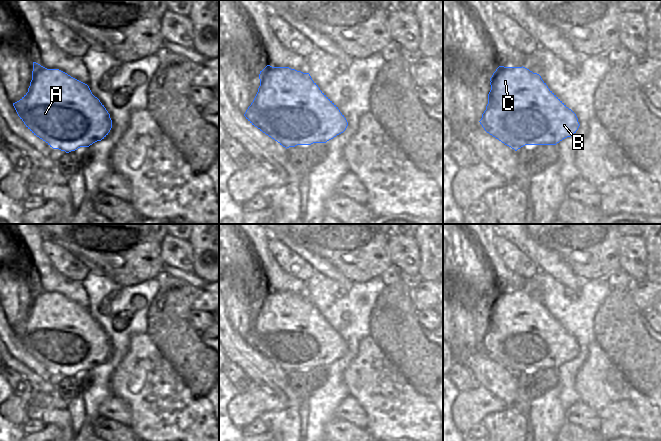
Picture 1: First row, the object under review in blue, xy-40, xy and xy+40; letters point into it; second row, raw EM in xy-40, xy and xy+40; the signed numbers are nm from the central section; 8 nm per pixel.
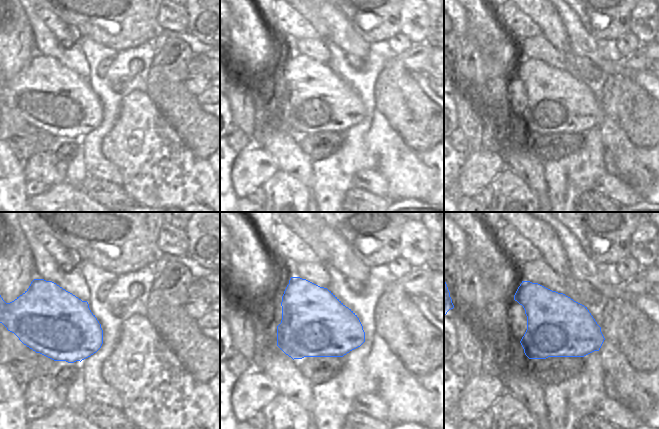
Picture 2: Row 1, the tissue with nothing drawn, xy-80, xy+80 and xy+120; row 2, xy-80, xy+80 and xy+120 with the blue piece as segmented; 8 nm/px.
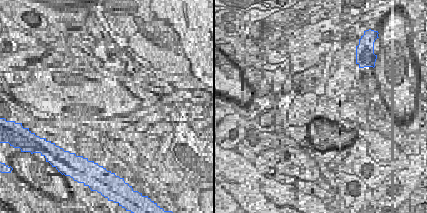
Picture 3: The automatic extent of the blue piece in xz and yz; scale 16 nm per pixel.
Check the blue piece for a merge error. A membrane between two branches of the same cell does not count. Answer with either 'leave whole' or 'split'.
leave whole

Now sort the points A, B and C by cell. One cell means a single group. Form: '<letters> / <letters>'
A B C

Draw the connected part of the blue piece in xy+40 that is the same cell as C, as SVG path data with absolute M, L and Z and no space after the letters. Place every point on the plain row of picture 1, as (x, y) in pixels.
M499 290L490 305L488 328L479 346L487 357L515 375L525 369L556 369L578 354L576 338L548 312L539 298L523 290Z

